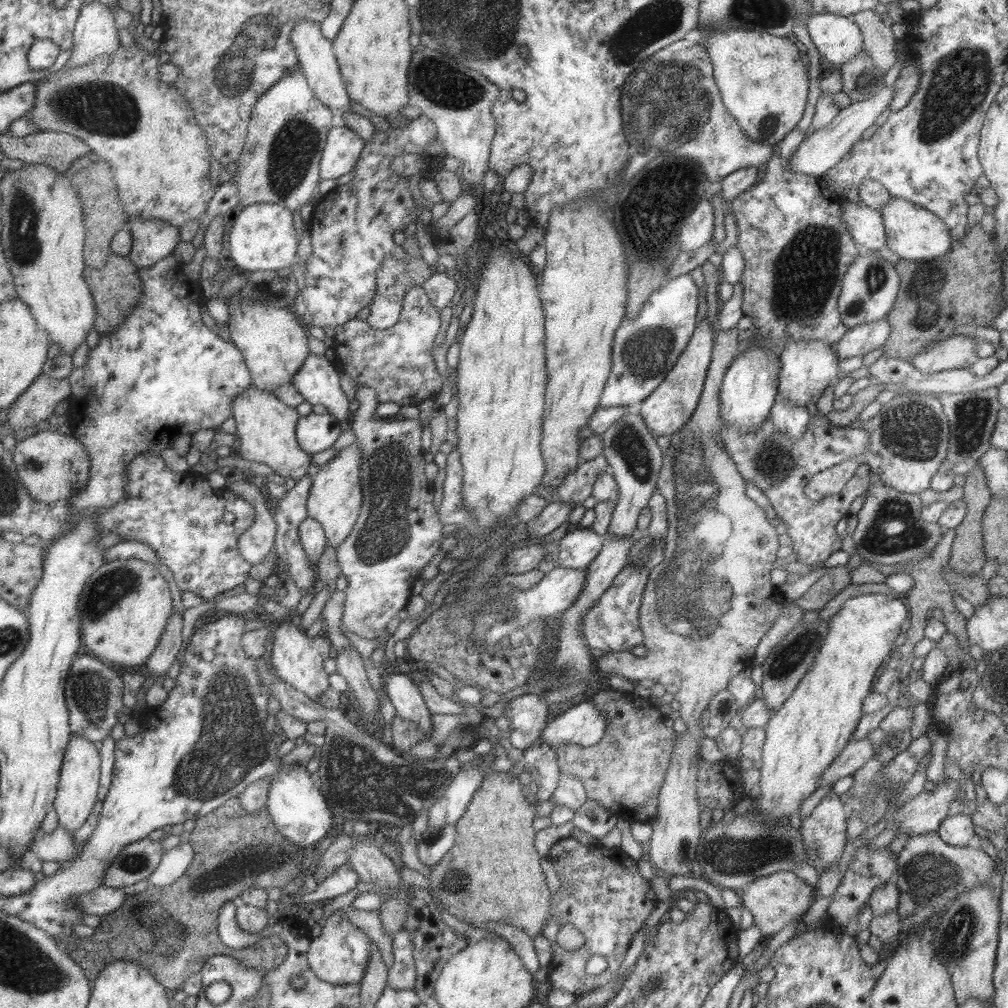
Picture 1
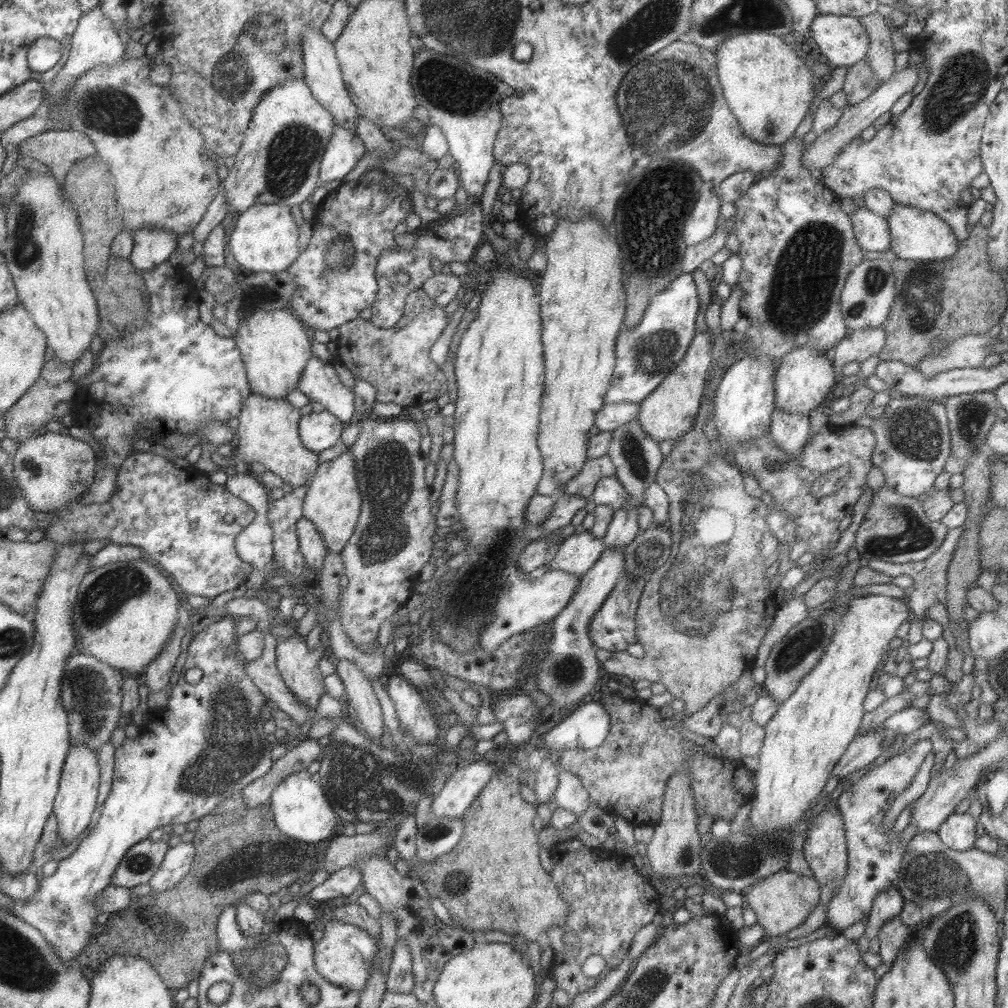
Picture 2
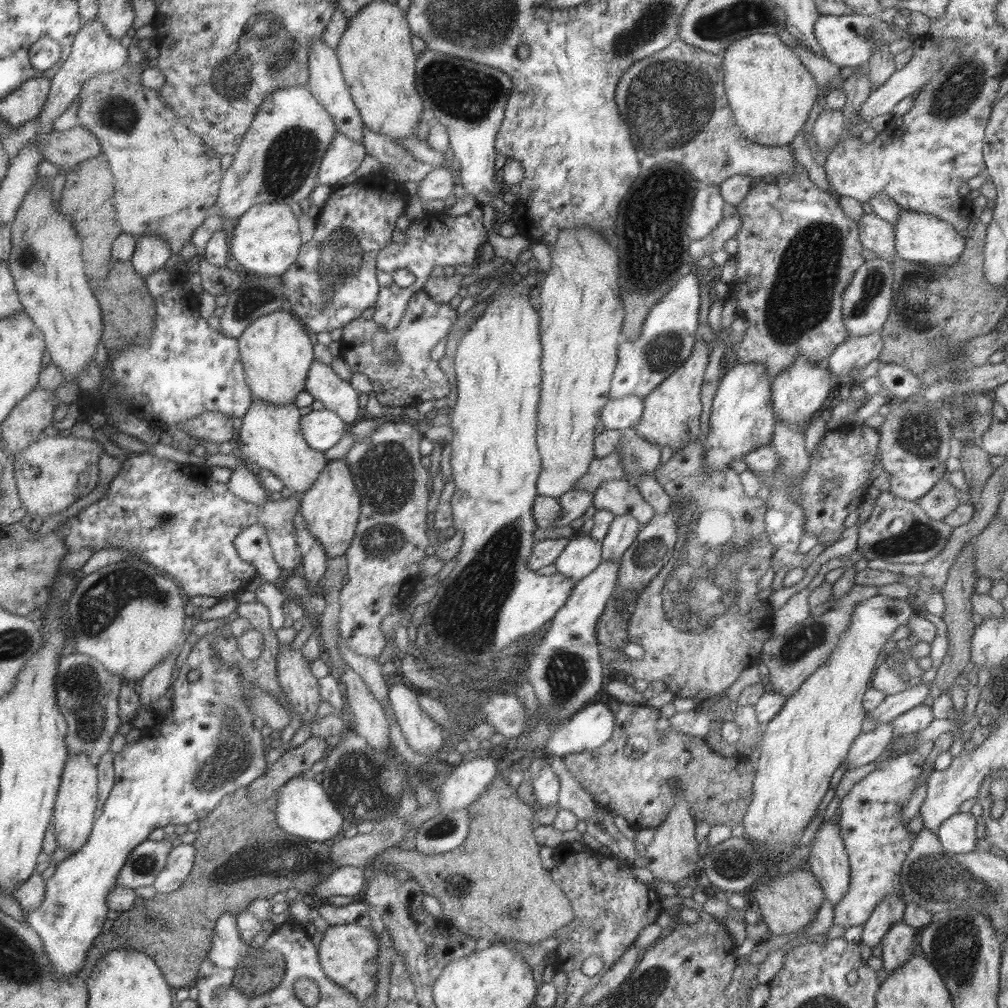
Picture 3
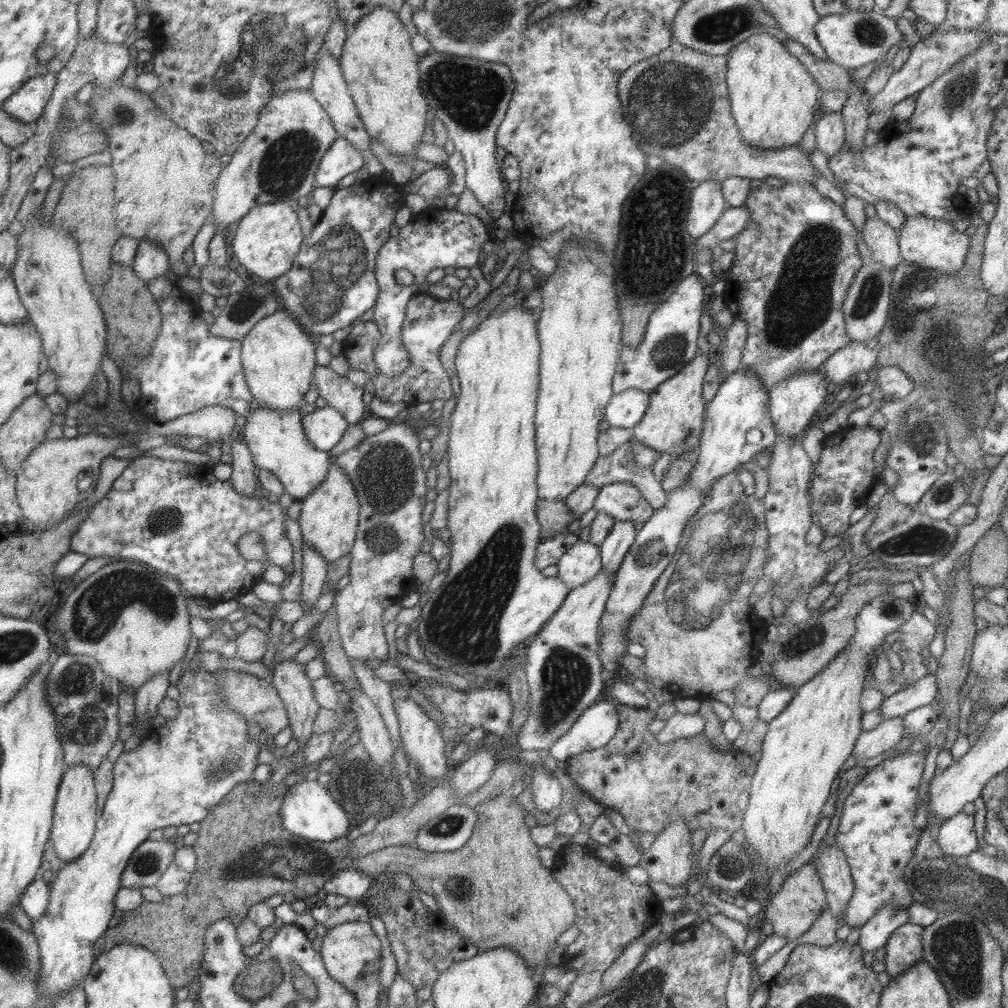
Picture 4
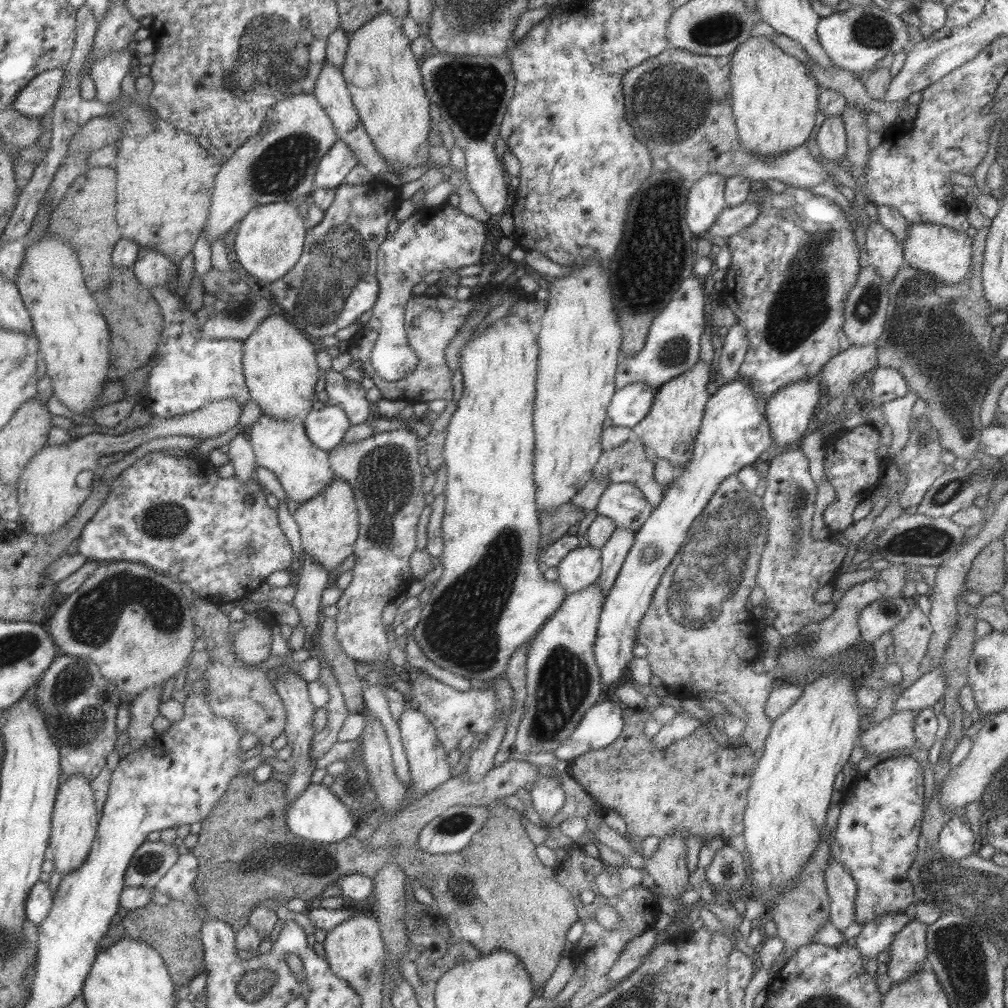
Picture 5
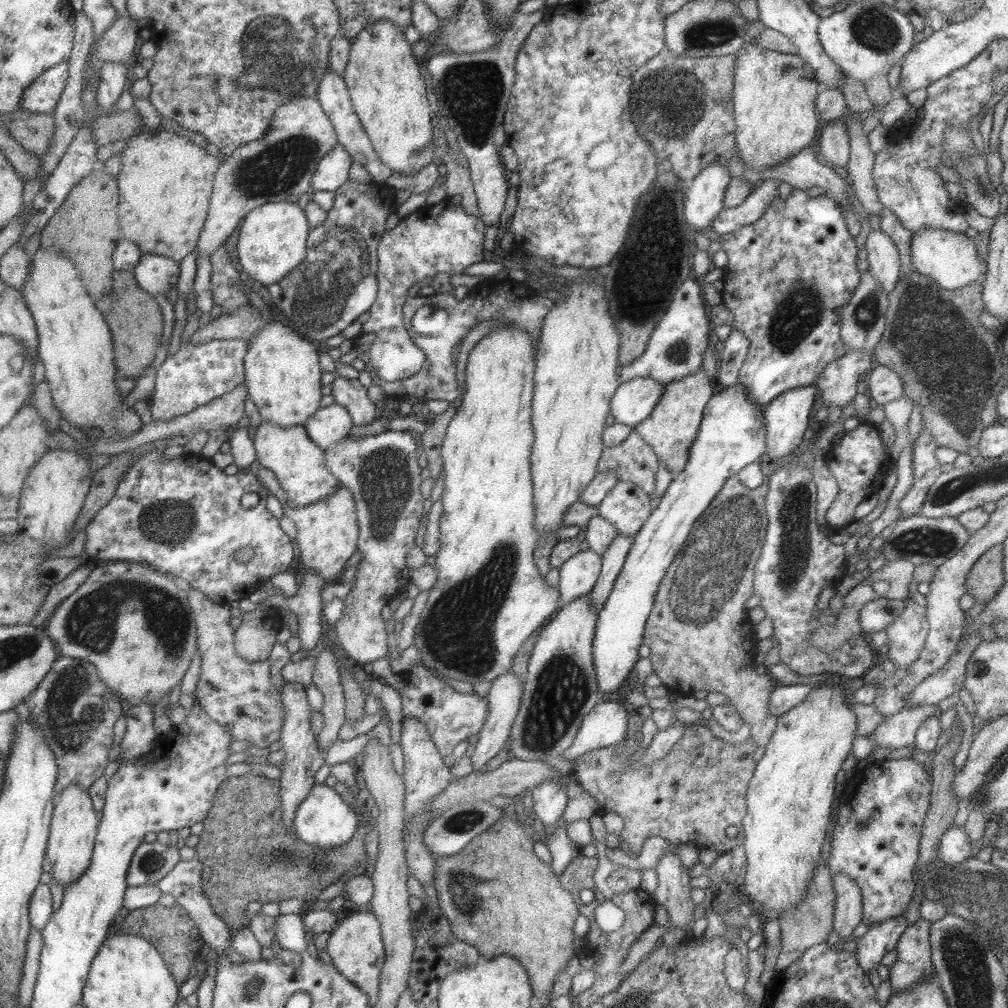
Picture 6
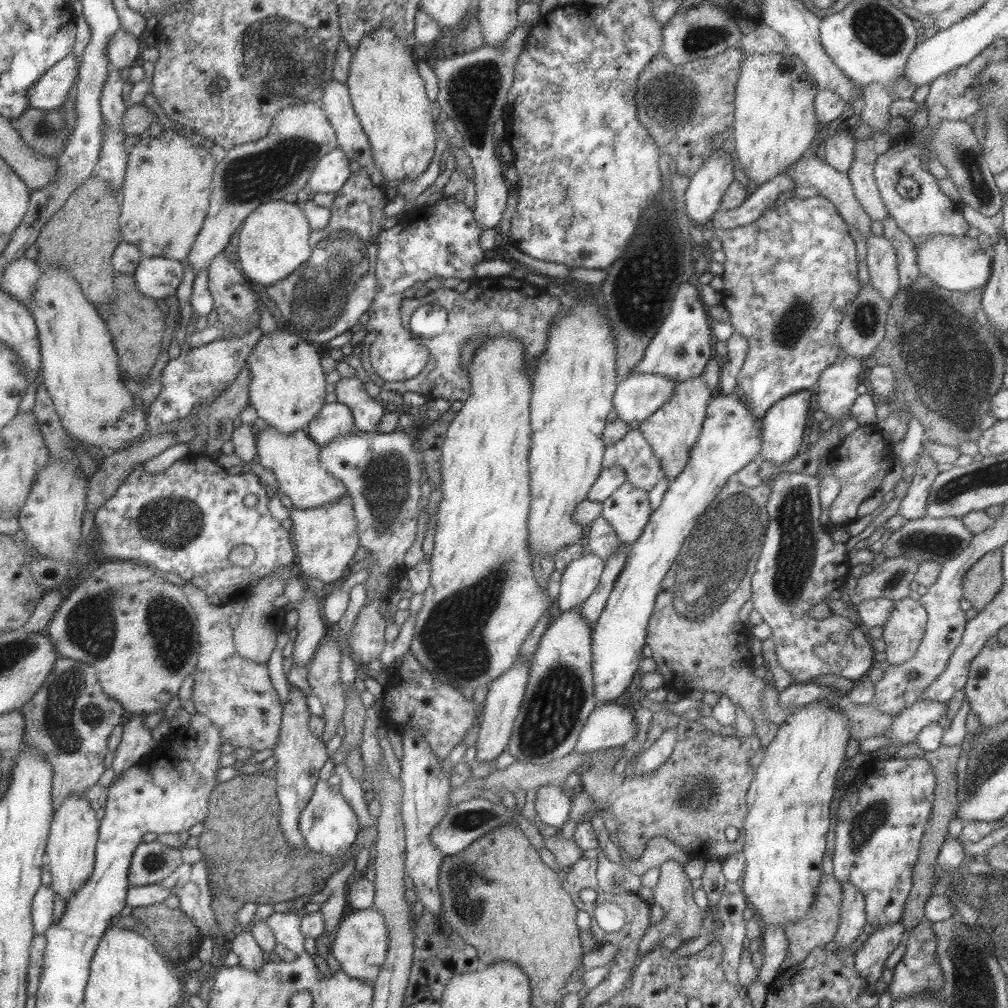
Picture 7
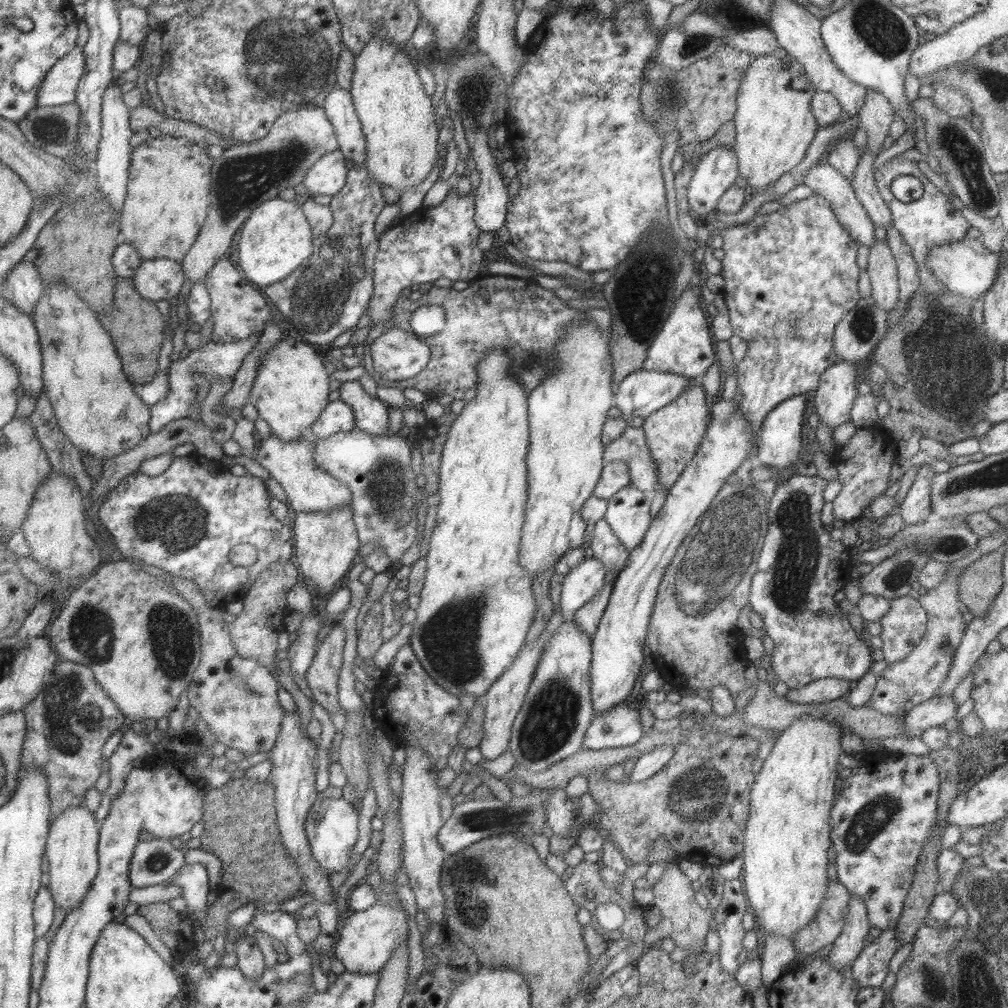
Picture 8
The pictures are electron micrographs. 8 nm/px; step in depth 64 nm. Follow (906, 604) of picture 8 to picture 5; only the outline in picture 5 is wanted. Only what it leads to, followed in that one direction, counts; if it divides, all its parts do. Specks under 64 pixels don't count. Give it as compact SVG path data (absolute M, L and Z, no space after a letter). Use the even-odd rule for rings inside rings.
M913 601L907 617L891 628L892 655L902 672L901 685L908 686L922 675L920 662L929 646L931 630L927 616Z

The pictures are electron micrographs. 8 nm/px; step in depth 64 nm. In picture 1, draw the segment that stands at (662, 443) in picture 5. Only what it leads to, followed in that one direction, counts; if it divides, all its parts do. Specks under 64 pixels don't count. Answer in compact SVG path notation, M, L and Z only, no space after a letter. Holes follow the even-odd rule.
M706 316L703 317L696 324L671 371L667 372L657 388L641 402L639 414L655 438L659 435L667 437L678 431L694 411L711 360L710 354L715 331L715 326L709 322Z

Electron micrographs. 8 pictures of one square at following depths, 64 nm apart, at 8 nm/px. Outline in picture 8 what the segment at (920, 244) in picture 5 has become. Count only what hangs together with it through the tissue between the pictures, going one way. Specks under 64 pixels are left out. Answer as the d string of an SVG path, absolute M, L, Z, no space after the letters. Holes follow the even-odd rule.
M964 237L961 240L947 241L931 247L926 254L924 264L930 273L946 288L947 291L964 298L973 299L974 302L983 296L990 288L998 271L1000 263L999 253L987 250L980 240Z

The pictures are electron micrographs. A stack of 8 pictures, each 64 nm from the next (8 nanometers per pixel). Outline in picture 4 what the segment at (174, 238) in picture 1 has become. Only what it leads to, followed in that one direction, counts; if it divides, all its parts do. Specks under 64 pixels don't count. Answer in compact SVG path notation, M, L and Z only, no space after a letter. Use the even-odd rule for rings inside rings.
M143 239L138 241L135 256L132 260L132 271L147 282L159 275L172 275L167 253L159 243Z

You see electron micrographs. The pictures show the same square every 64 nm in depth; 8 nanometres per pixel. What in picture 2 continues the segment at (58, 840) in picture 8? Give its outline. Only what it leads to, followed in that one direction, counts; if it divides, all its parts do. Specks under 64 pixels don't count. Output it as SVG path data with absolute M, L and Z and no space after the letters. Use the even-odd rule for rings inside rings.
M70 744L61 769L52 810L56 816L57 837L61 838L61 842L65 845L70 844L72 840L76 840L77 836L85 832L89 816L97 807L99 777L100 768L96 753L87 745Z

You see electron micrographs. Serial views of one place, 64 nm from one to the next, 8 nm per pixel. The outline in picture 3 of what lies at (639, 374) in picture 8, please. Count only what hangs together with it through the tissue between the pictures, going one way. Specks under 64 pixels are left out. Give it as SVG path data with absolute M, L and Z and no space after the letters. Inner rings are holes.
M632 394L619 400L609 399L600 410L599 422L605 430L635 427L639 422L642 410L642 398Z

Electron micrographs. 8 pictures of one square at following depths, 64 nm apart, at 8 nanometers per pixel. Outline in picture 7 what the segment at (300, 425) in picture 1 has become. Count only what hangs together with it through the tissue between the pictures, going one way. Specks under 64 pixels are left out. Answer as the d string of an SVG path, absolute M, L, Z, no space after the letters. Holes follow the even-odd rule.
M335 401L325 403L304 431L315 444L323 446L335 436L356 432L357 428L349 407Z

